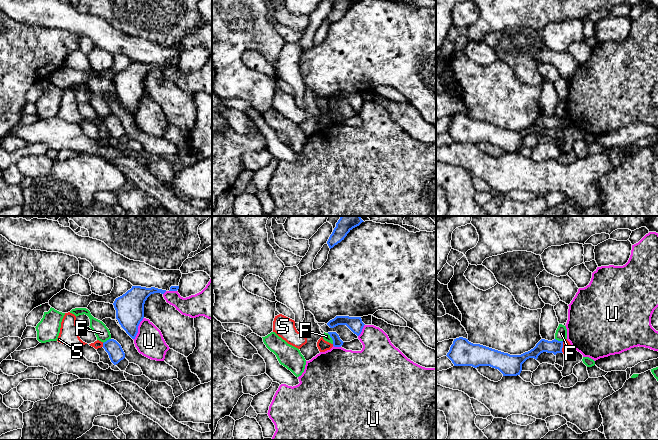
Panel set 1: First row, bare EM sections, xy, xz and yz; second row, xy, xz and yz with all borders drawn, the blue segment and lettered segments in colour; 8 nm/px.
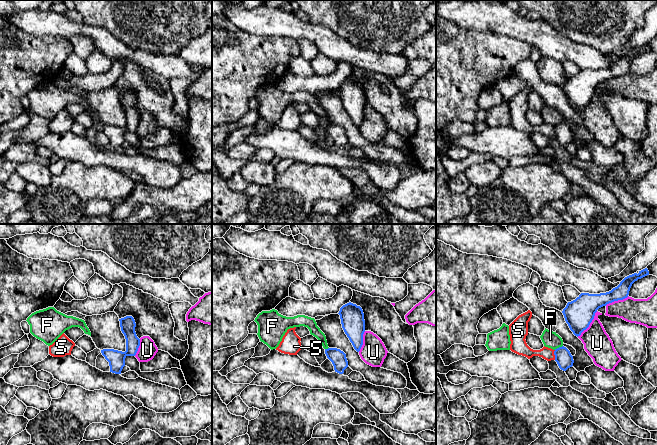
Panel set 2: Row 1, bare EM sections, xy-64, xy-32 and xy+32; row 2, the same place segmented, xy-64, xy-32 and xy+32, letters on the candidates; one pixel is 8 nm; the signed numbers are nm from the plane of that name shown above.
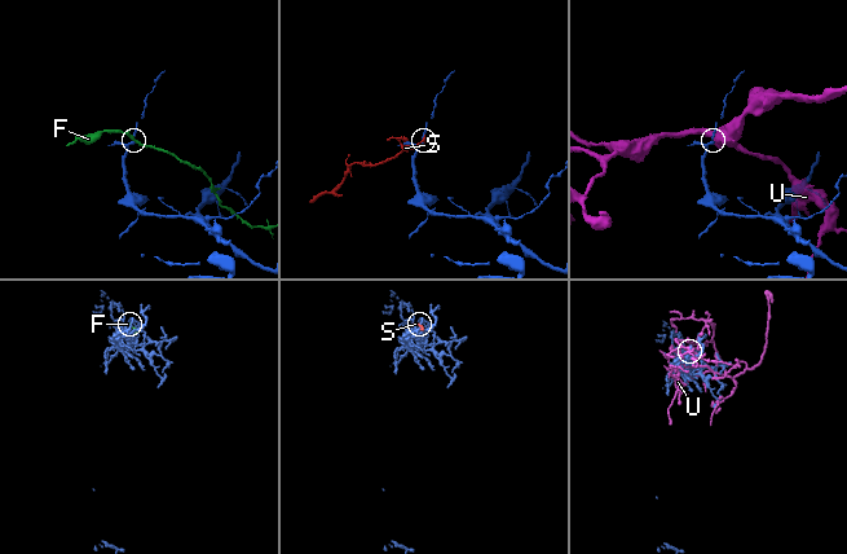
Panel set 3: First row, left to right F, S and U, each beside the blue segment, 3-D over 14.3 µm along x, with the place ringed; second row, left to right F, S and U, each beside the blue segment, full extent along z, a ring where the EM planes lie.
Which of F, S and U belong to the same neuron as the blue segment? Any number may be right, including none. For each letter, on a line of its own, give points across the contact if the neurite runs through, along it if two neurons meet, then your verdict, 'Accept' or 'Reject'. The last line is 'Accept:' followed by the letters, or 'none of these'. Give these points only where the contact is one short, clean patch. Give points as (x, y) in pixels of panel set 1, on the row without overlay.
F: Boundary: xz (327, 109), (333, 119). Reject
S: Boundary: yz (563, 117), (562, 128). Reject
U: Reject
Accept: none of these

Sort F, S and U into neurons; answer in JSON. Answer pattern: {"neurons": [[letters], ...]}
{"neurons": [["F"], ["S"], ["U"]]}

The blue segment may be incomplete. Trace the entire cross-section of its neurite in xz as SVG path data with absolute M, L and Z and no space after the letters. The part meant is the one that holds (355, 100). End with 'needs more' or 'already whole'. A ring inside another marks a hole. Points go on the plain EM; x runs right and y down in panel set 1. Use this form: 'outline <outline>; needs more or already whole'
outline M336 92L330 96L327 101L330 104L334 104L338 101L346 101L354 110L359 112L364 103L361 93L349 93L349 92Z; already whole

